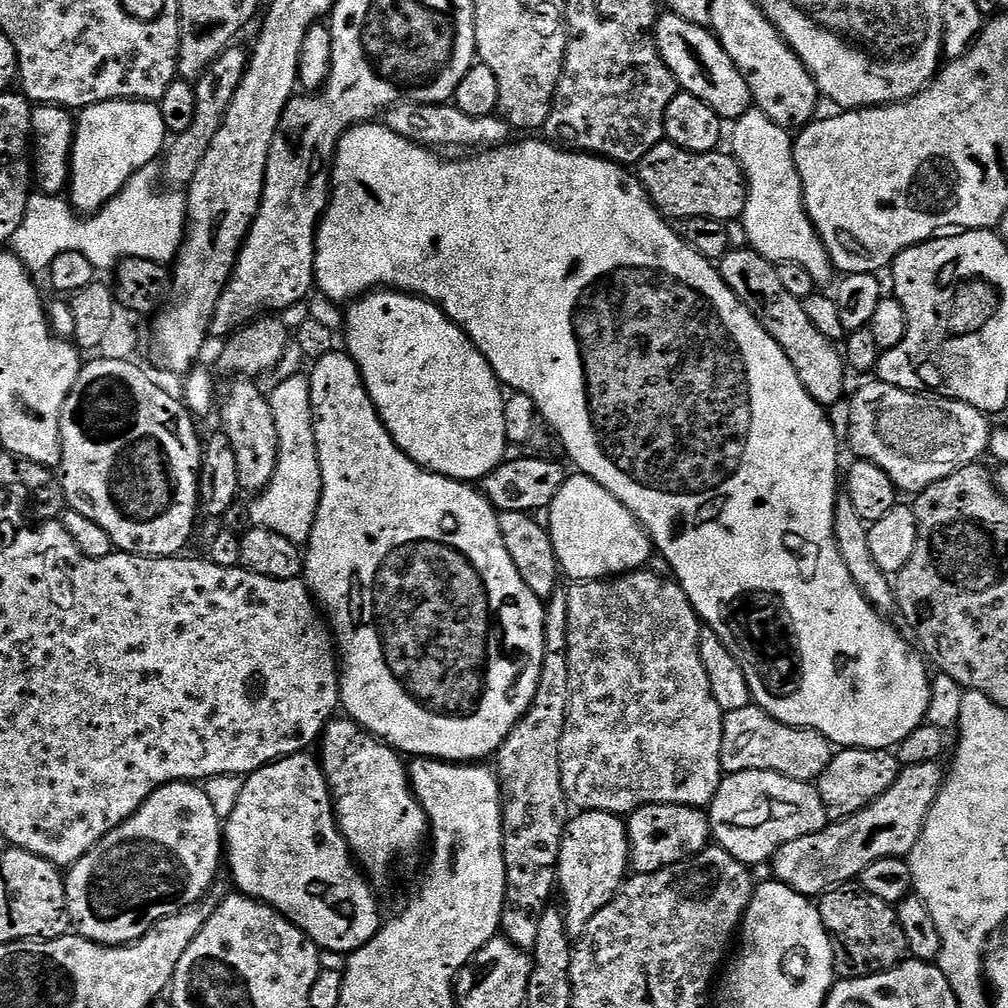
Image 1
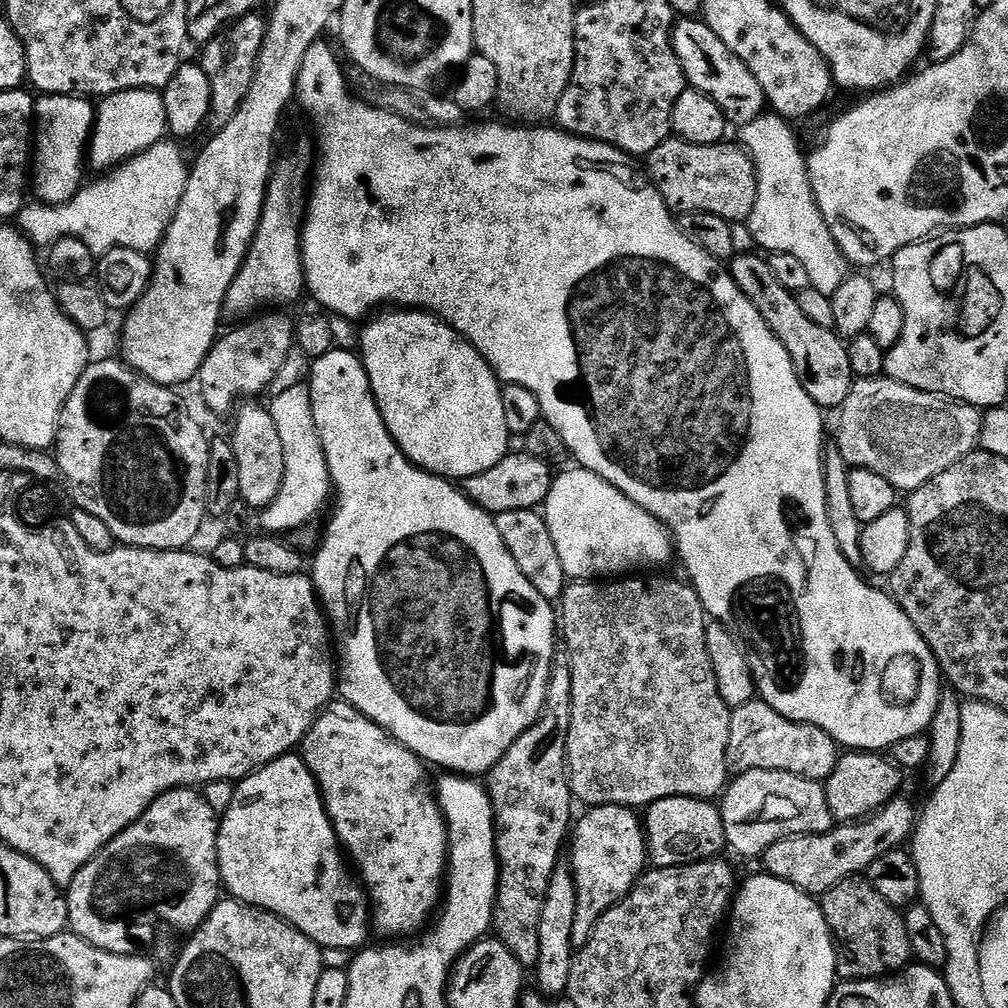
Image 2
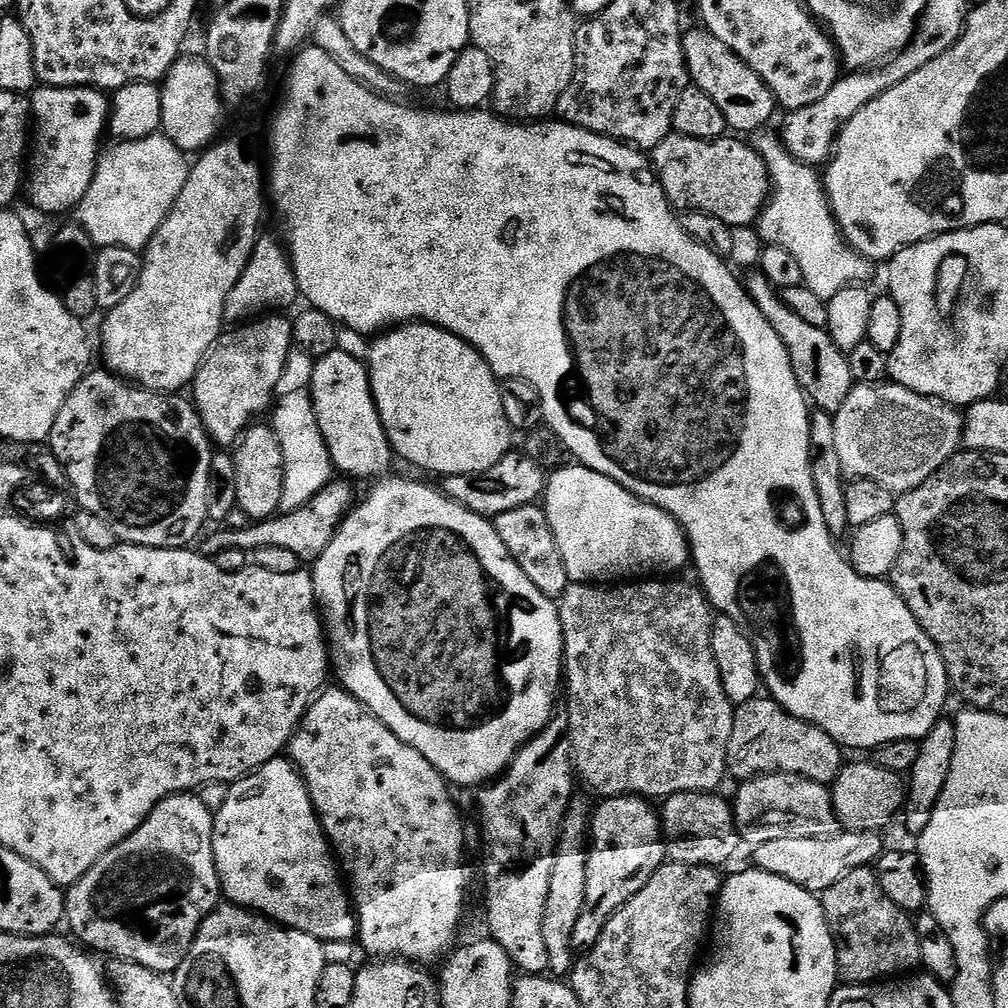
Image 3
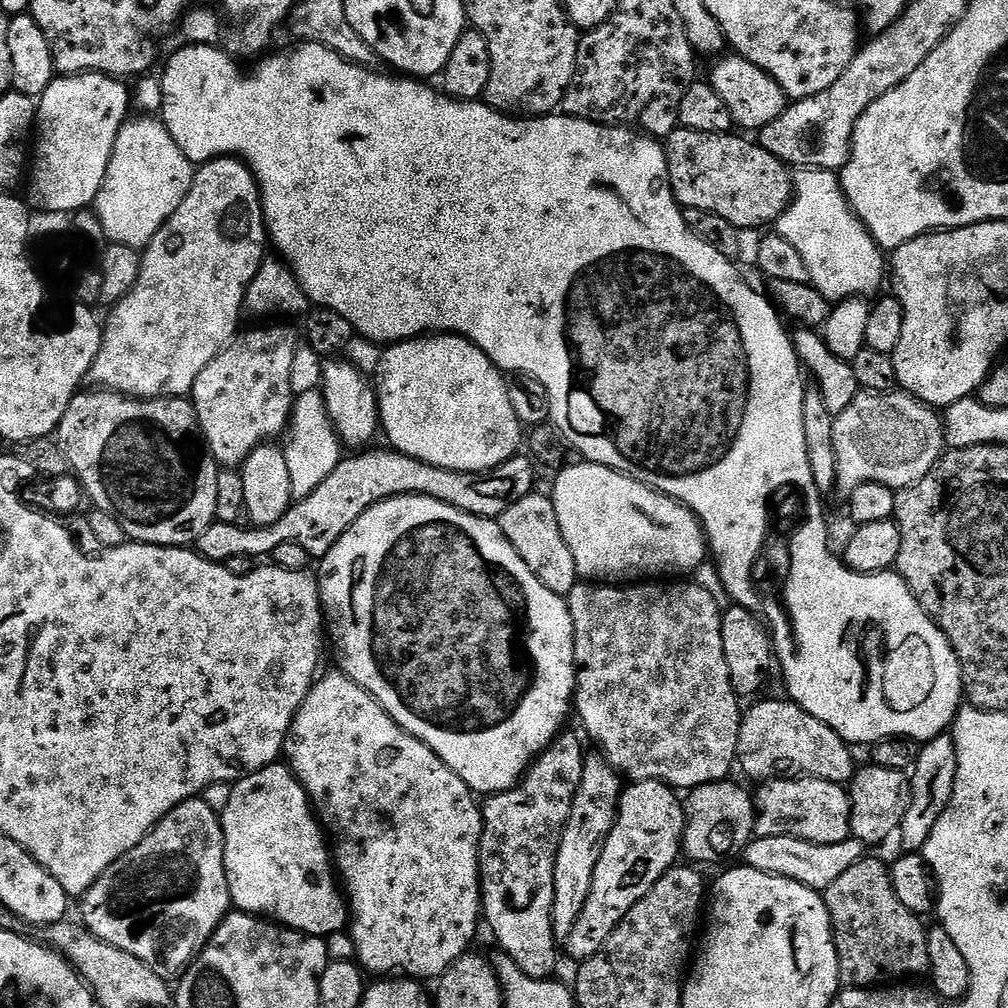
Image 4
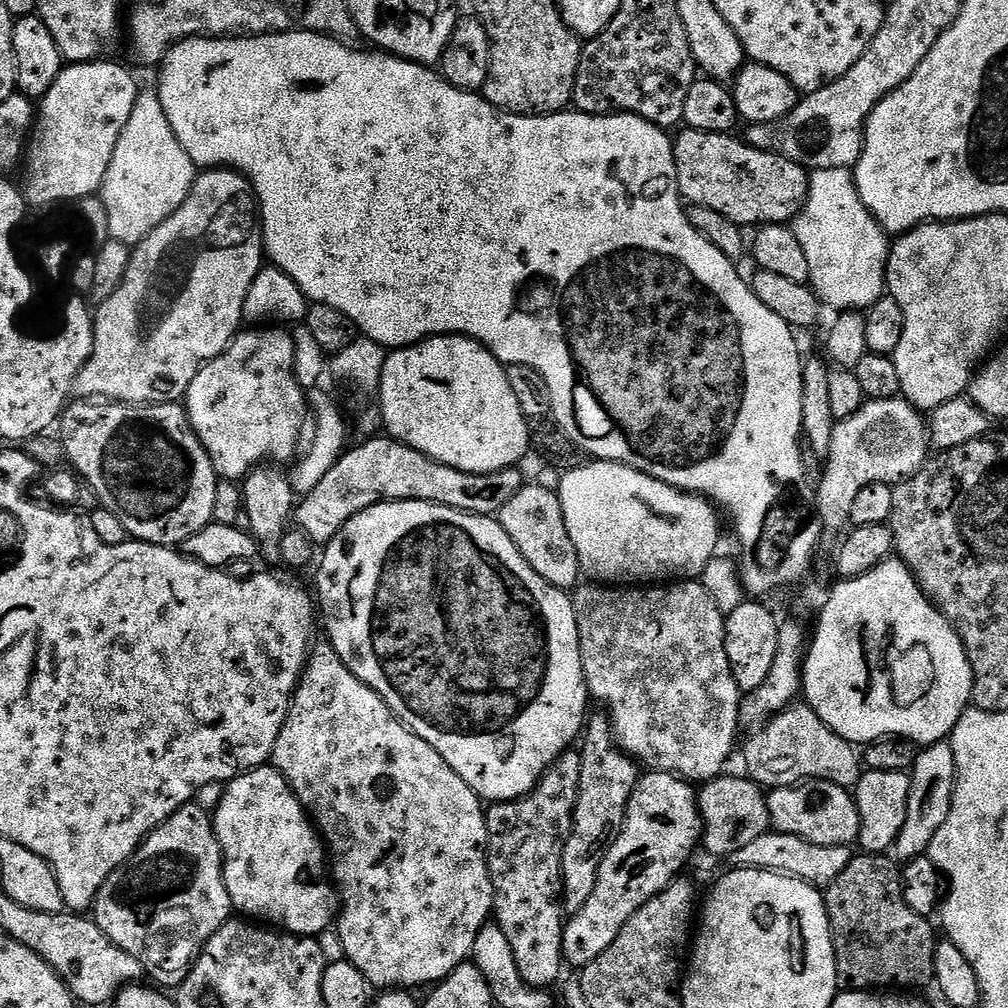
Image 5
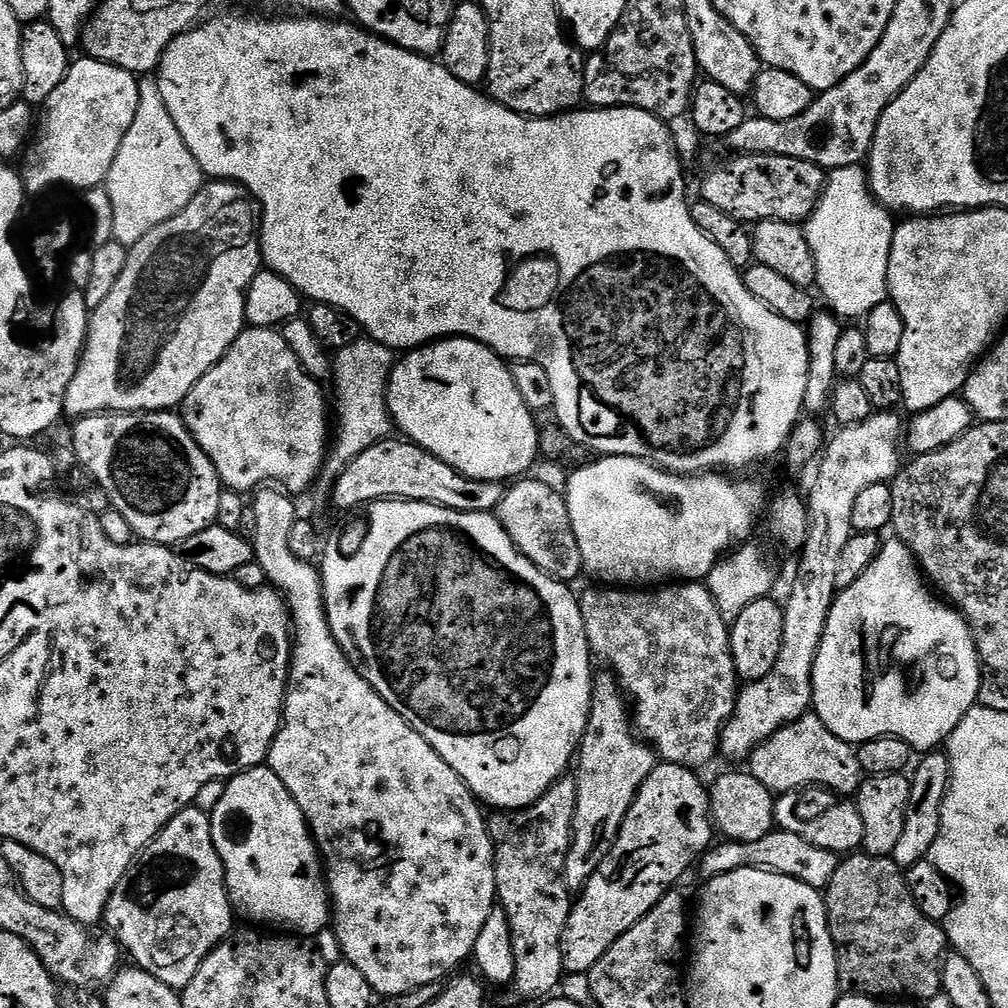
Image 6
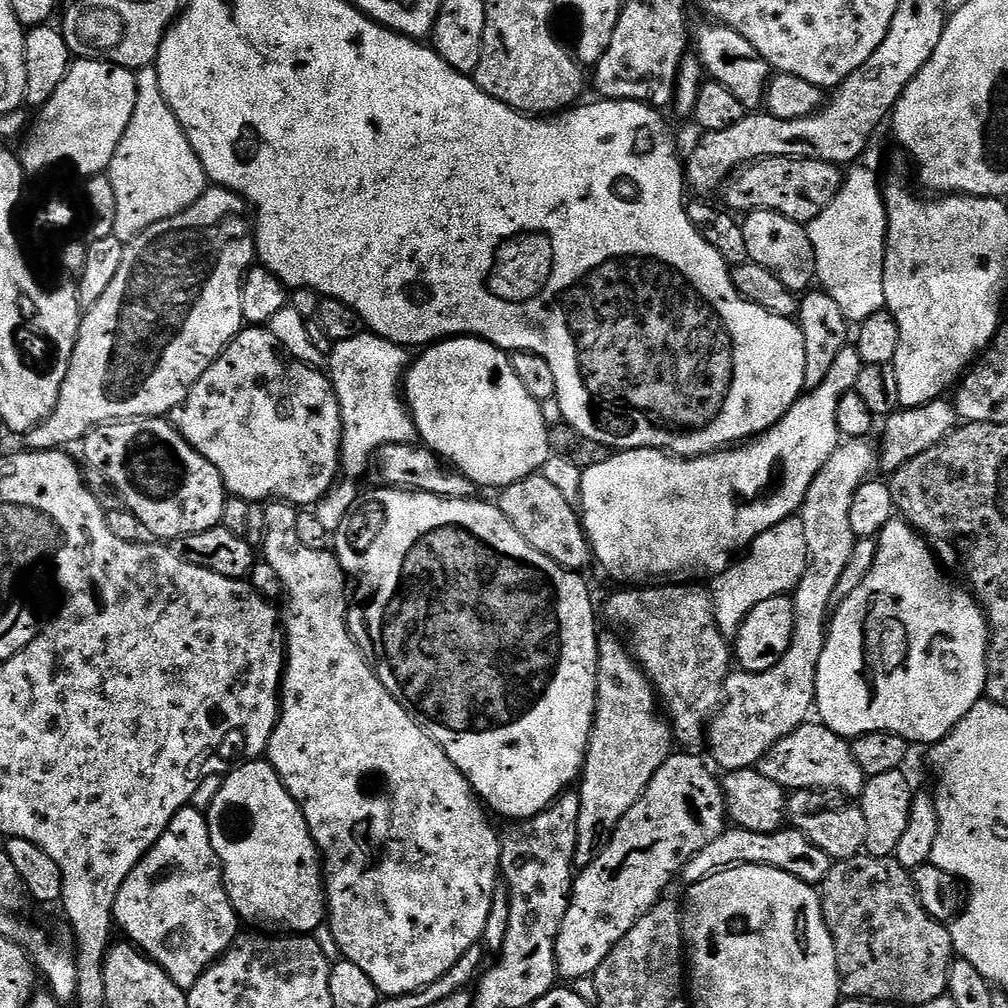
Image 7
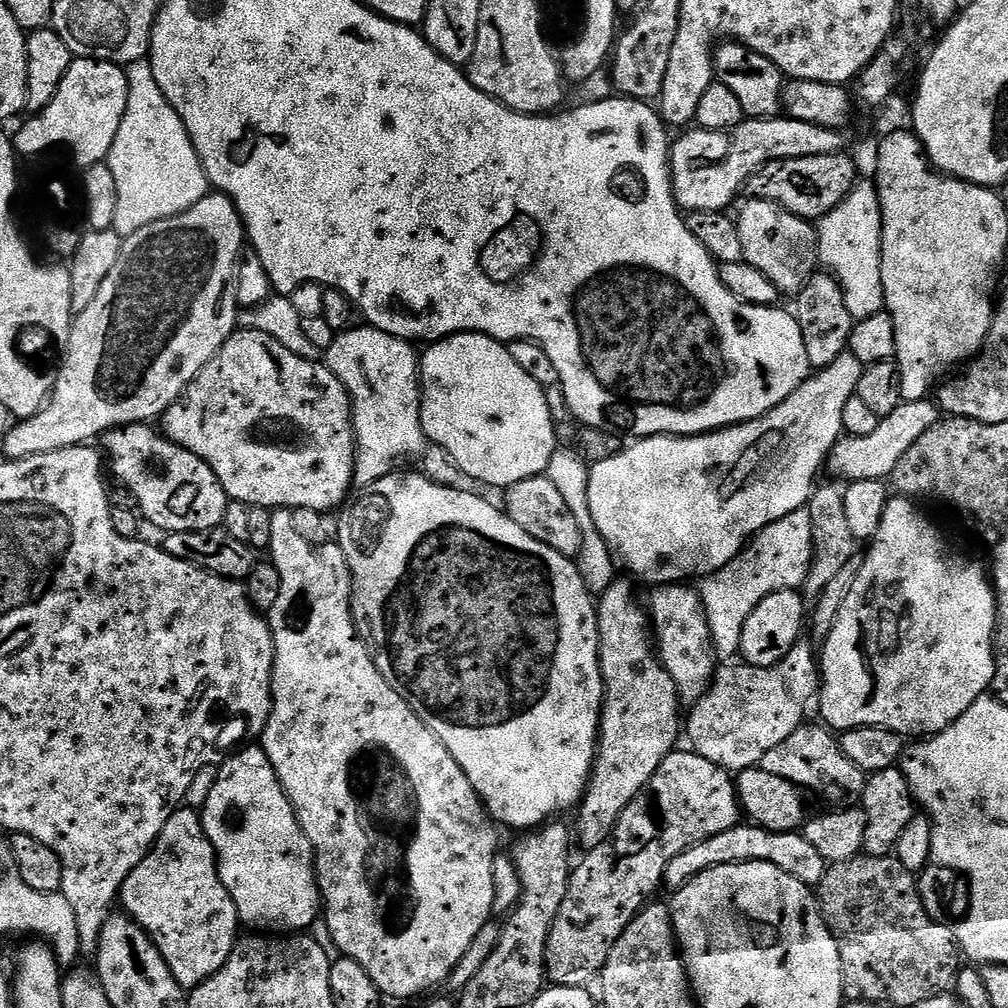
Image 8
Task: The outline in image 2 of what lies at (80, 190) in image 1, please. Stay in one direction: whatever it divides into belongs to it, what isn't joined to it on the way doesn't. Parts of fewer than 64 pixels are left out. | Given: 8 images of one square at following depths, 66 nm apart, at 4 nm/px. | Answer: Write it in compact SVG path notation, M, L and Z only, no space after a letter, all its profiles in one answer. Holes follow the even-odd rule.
M151 88L122 90L99 101L96 122L92 125L92 139L88 141L86 160L100 170L119 168L138 154L150 150L158 141L165 139L168 132L166 102L159 91Z

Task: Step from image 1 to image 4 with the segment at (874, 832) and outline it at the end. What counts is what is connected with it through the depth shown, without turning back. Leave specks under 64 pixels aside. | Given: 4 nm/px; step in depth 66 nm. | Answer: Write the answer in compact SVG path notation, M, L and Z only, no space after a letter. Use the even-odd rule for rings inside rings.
M757 835L748 843L742 853L742 860L747 867L758 870L762 874L790 878L807 888L823 890L829 888L854 862L864 859L866 846L861 840L849 838L837 844L815 844L793 836L761 836Z

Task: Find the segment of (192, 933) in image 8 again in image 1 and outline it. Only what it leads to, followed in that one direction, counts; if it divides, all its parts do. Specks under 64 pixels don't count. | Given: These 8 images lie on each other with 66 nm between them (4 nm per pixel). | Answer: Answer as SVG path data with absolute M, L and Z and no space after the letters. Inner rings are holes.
M192 782L164 784L154 794L150 794L150 798L146 798L146 802L142 802L142 806L138 811L130 818L126 818L126 822L122 822L122 826L110 830L110 834L106 834L106 838L98 841L77 864L67 869L64 889L68 899L68 919L79 935L92 940L95 944L106 944L109 946L133 944L135 940L141 940L151 930L155 921L166 916L172 916L176 912L181 912L183 908L193 907L209 895L208 887L215 882L220 868L222 872L223 846L222 821L218 818L218 814L214 814L214 805L210 802L210 798L206 798L203 787L197 786Z

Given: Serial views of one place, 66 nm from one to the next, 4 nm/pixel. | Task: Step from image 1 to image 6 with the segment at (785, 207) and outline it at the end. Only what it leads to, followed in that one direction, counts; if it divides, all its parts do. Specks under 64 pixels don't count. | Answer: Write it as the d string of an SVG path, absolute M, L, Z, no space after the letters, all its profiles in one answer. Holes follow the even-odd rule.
M861 165L842 166L827 173L824 193L803 230L814 254L815 287L820 288L829 304L825 305L835 315L856 322L889 299L890 246L896 226L893 213L872 195L867 171Z

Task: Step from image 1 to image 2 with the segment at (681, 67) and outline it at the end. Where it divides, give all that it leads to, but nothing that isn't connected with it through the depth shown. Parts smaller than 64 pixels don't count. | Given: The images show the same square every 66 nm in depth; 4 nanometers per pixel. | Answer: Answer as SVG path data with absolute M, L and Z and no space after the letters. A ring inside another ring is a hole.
M677 19L672 29L672 49L676 51L685 81L709 96L718 110L722 110L729 125L743 126L754 122L754 118L765 115L766 101L758 80L754 78L754 74L750 74L746 62L732 53L726 42L722 42L722 38L718 38L718 34L714 34L714 30L710 30L703 19Z

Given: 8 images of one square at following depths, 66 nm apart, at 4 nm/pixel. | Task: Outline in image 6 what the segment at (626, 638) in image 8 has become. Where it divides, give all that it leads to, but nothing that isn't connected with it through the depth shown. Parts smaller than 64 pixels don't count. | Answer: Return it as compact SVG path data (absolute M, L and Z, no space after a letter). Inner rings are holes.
M600 671L595 675L592 683L592 701L590 714L586 722L584 736L580 740L578 755L574 760L574 775L578 786L578 806L572 819L572 845L566 854L564 863L564 881L568 891L573 894L583 892L586 882L602 866L602 858L610 854L618 834L622 830L622 822L646 778L650 778L656 769L658 757L651 744L645 742L638 735L633 717L630 715L630 704L622 691L614 672Z

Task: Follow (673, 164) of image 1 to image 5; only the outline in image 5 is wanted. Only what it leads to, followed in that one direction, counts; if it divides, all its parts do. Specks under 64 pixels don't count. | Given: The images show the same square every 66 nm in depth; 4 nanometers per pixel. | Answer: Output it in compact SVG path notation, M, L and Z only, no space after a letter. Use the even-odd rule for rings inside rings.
M693 128L684 130L679 137L675 137L672 149L674 162L680 187L680 195L689 205L706 206L706 210L718 210L730 222L741 226L756 224L783 224L796 219L797 214L804 208L808 197L809 169L803 168L785 156L767 152L748 143L747 139L736 137L736 134L714 134L713 132L699 132Z

